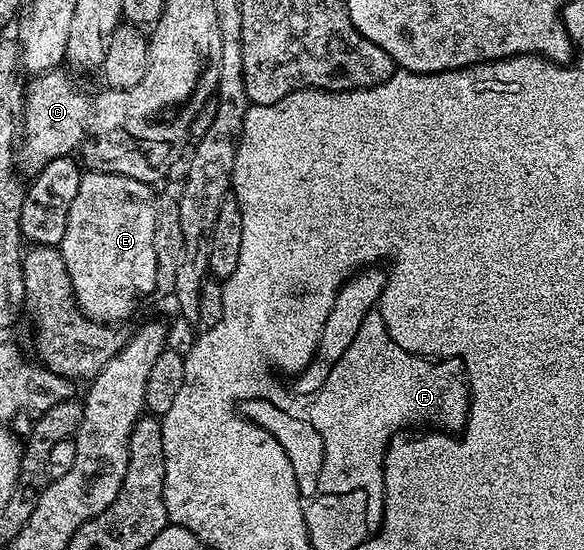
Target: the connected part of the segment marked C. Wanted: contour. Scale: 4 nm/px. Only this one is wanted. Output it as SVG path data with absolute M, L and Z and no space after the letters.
M57 68L37 74L27 83L22 123L22 170L25 175L40 174L50 160L67 158L79 151L88 125L90 98L72 83L71 76L67 69Z

